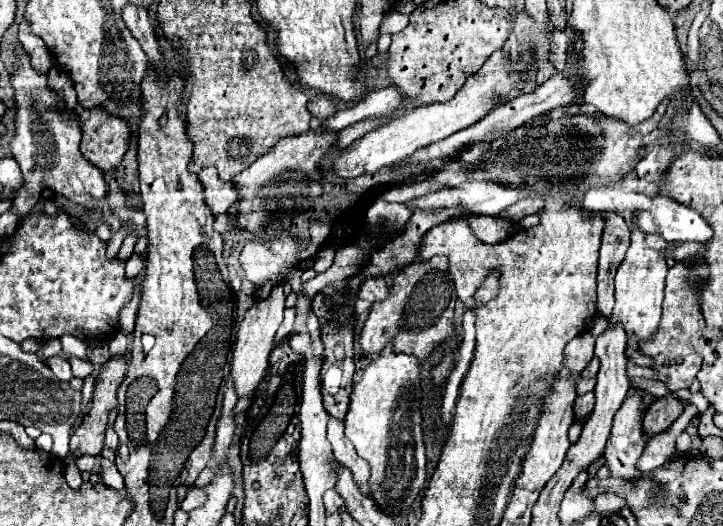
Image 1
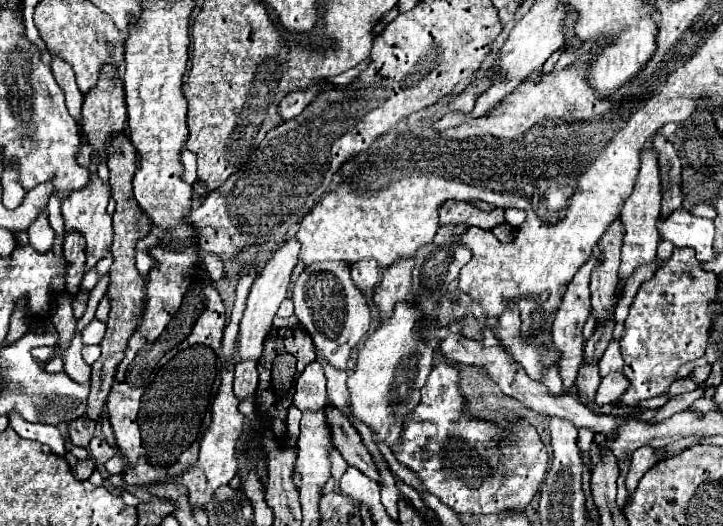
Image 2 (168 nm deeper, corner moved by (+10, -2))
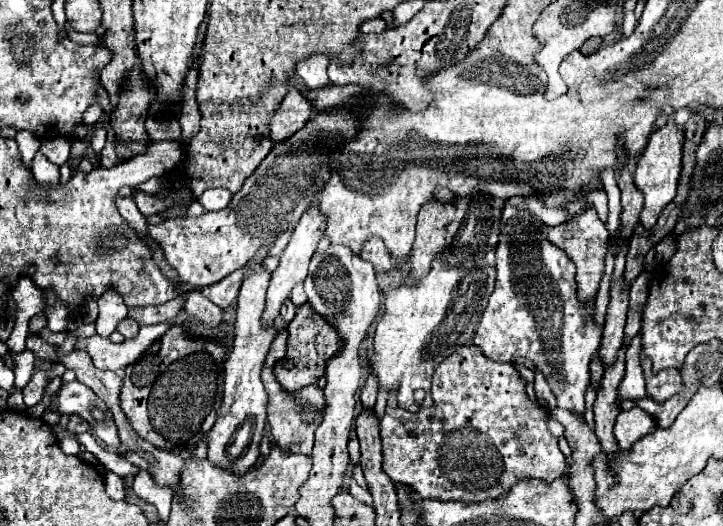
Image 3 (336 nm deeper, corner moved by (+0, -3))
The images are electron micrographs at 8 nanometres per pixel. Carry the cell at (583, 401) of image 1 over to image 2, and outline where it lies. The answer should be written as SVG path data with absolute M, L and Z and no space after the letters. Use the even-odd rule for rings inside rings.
M582 363L580 371L578 371L578 389L580 389L580 401L592 401L600 383L600 373L598 373L598 363Z

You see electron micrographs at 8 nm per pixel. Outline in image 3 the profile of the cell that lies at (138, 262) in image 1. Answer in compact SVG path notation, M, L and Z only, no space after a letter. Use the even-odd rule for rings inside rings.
M120 320L116 332L120 332L124 338L134 338L138 334L138 324L134 320Z

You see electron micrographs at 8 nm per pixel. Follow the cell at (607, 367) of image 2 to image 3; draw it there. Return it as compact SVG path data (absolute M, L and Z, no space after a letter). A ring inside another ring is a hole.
M630 310L628 312L628 320L626 320L626 328L624 328L624 344L630 344L634 336L638 336L638 330L640 330L640 310Z

